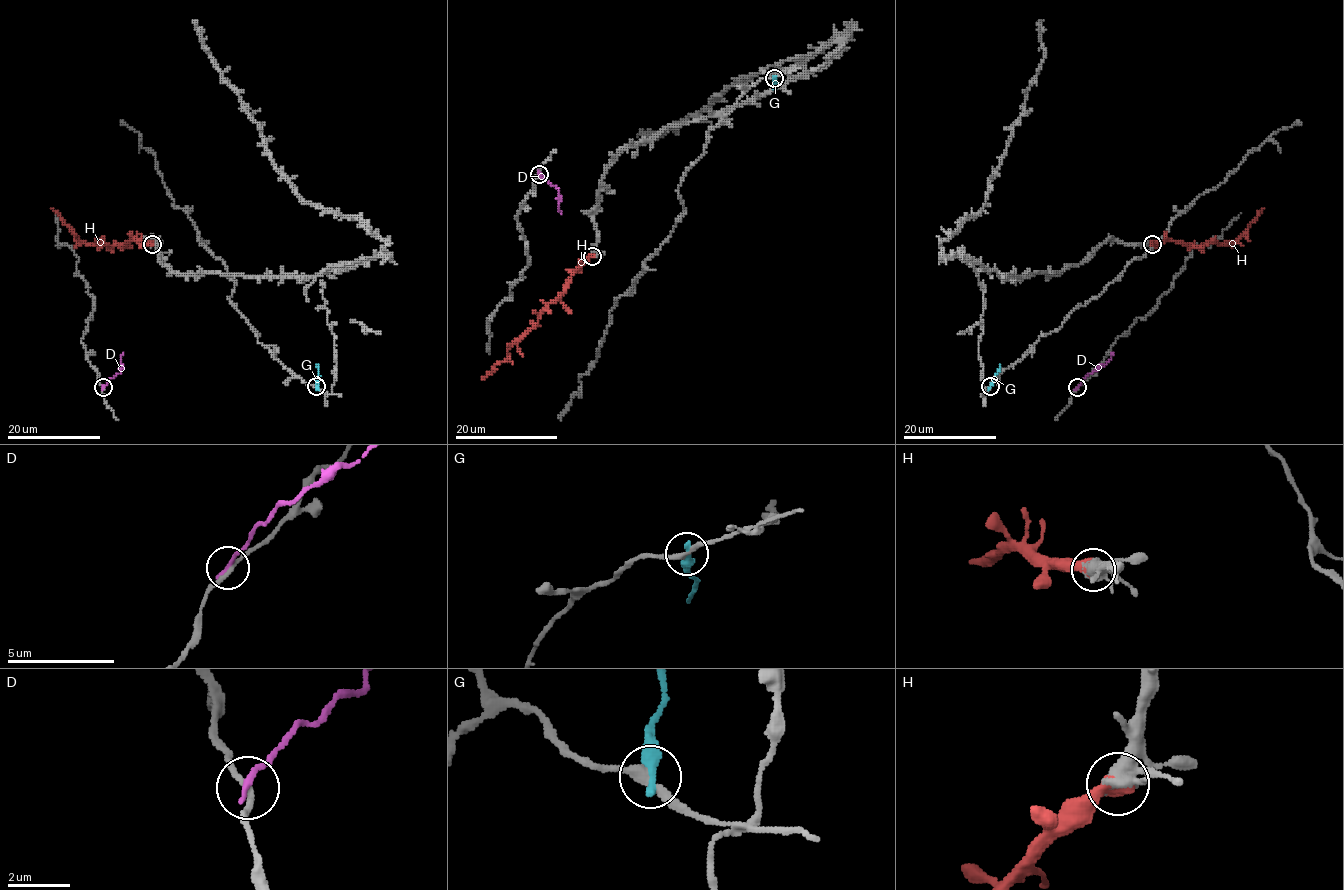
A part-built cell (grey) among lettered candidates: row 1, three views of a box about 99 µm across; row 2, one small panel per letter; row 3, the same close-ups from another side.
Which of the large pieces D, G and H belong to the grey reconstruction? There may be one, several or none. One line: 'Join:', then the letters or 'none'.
Join: H

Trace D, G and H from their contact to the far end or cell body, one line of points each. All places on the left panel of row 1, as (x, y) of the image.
D: (102, 388), (120, 371), (123, 353)
G: (316, 387), (316, 364)
H: (151, 244), (135, 240), (109, 245), (79, 244), (75, 233), (51, 208)

